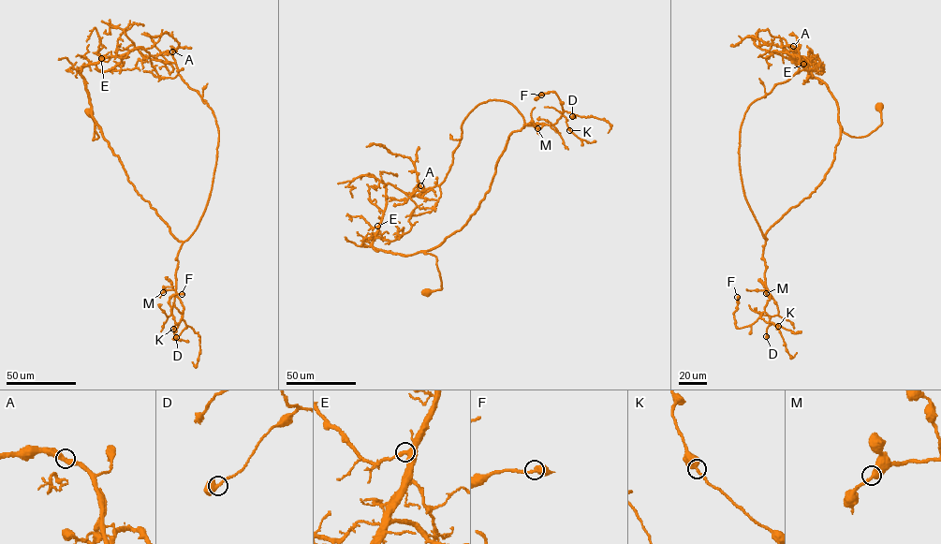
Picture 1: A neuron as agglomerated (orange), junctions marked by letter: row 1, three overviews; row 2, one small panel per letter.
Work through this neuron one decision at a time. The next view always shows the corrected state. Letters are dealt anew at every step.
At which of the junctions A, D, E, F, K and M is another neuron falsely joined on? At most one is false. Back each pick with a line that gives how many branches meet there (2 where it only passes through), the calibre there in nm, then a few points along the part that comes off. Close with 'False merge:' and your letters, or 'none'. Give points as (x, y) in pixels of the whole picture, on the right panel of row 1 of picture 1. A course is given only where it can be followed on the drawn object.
False merge: none

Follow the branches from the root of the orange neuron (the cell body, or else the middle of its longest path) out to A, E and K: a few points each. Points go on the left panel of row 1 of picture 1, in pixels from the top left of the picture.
A: (89, 112), (93, 140), (98, 138), (95, 120), (78, 69), (139, 47), (151, 59), (175, 63), (172, 51)
E: (89, 112), (95, 124), (93, 140), (98, 138), (86, 83), (78, 69), (101, 58)
K: (89, 112), (93, 139), (98, 138), (95, 124), (137, 193), (182, 242), (175, 289), (183, 313), (173, 329)

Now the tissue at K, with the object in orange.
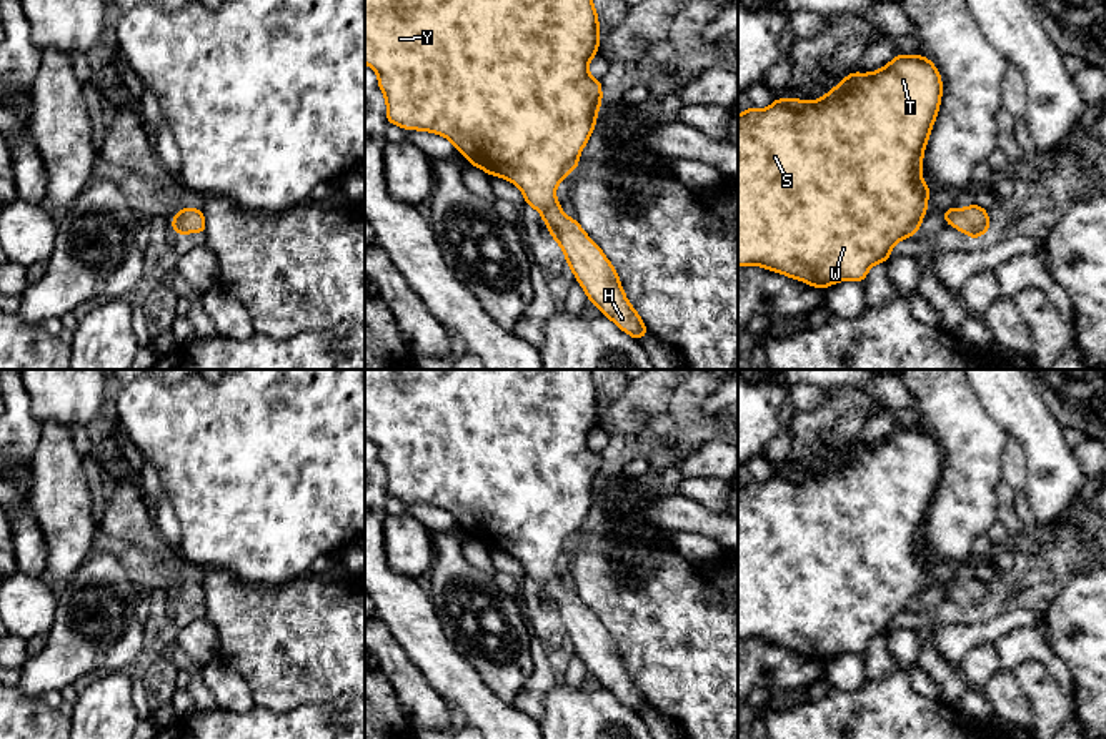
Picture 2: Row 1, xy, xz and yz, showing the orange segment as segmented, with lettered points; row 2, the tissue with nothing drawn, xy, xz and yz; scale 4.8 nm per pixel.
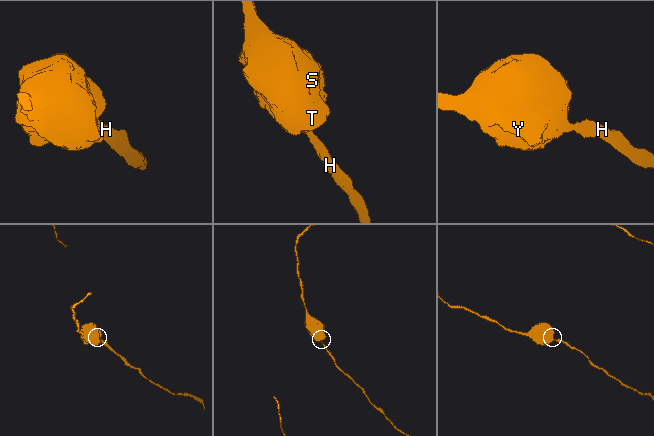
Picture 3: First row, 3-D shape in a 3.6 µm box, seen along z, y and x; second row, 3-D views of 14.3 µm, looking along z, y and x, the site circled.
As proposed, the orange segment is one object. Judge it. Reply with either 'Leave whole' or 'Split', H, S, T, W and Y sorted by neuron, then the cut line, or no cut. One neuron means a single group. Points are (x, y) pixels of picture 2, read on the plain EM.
Leave whole. Groups: H S T W Y. No split

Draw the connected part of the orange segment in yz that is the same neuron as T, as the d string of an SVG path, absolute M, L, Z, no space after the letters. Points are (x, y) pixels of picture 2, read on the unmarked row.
M921 428L896 429L871 446L854 443L815 474L776 471L766 483L738 488L738 639L756 637L825 662L838 654L864 656L868 642L889 632L891 621L918 606L931 561L921 549L923 528L941 478L943 456Z

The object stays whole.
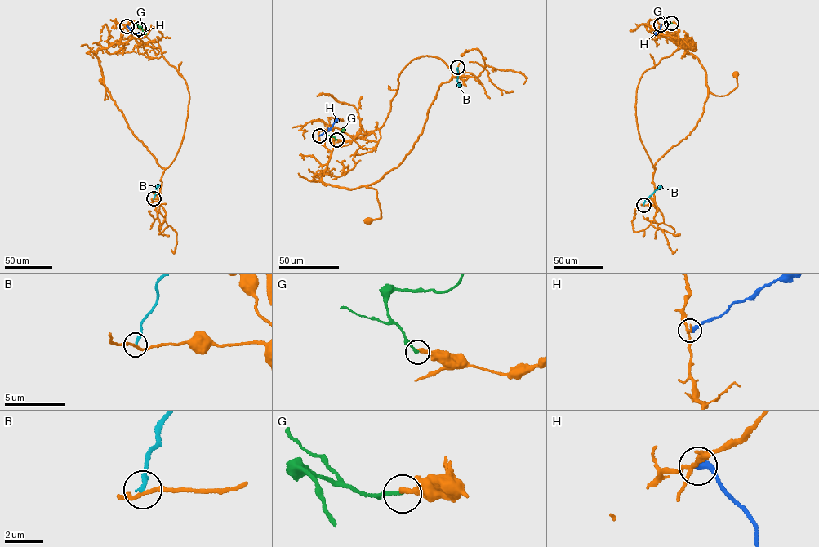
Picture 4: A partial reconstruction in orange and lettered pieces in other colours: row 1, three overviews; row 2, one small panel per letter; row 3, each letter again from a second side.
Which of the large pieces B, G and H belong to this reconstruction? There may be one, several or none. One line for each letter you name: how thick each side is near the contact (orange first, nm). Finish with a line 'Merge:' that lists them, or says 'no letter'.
Merge: no letter

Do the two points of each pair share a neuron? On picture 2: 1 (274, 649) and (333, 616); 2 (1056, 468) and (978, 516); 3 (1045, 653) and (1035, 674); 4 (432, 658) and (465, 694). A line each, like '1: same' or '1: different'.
1: same
2: different
3: different
4: same

